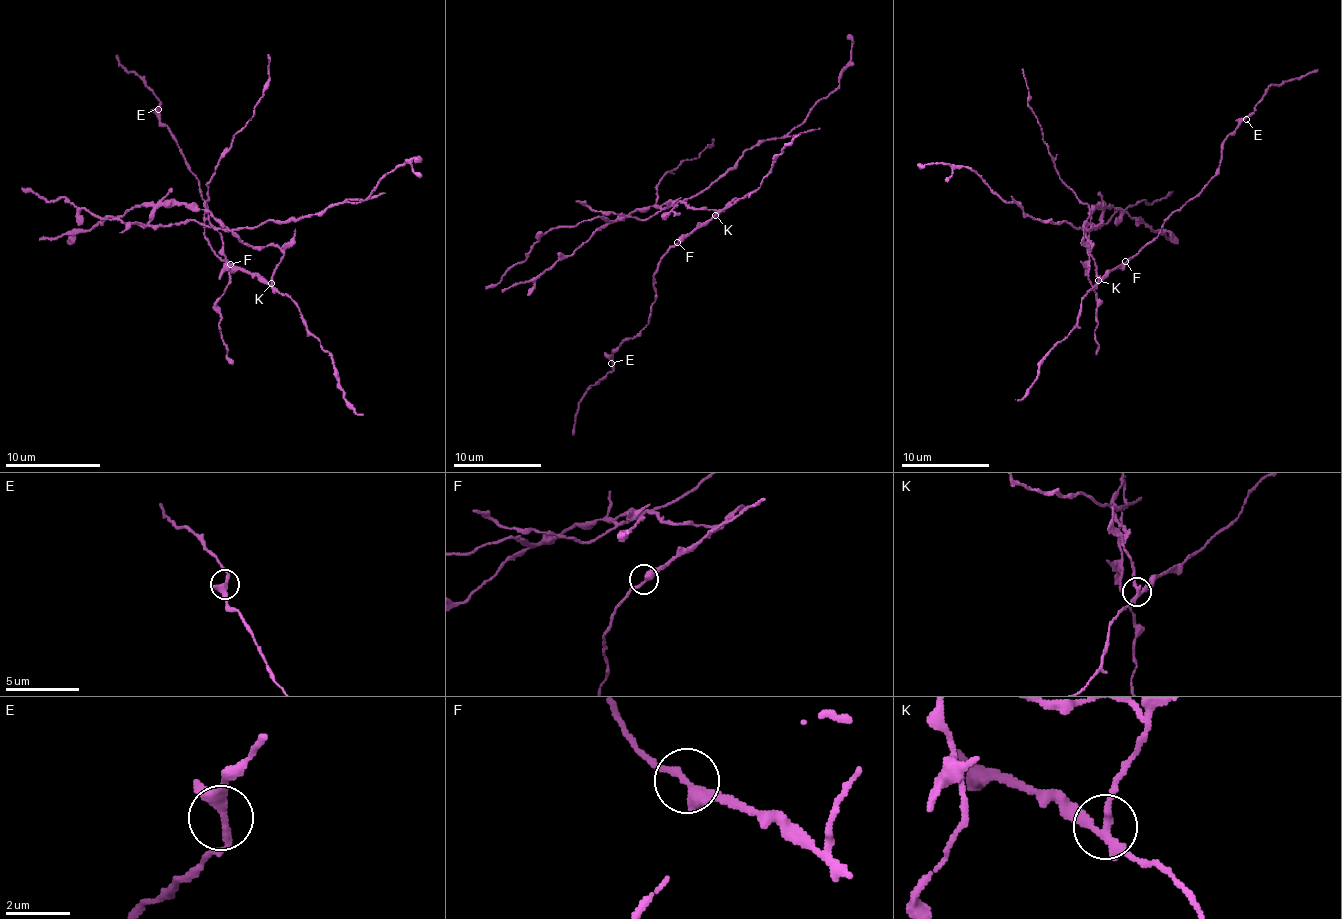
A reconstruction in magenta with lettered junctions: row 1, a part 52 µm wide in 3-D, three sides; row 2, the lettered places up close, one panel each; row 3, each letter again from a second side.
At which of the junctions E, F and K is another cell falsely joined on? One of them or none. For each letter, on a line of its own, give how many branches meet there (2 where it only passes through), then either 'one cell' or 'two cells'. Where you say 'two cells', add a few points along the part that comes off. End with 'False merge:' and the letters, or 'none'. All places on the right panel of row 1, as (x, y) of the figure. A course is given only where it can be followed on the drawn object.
E: 3 | one cell
F: 2 | one cell
K: 3 | two cells | (1098, 279), (1092, 244), (1081, 228), (1032, 217), (966, 167), (942, 163), (918, 167)
False merge: K

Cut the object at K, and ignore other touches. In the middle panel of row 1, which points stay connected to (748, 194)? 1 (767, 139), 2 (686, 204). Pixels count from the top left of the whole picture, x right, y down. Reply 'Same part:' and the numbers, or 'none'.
Same part: none

